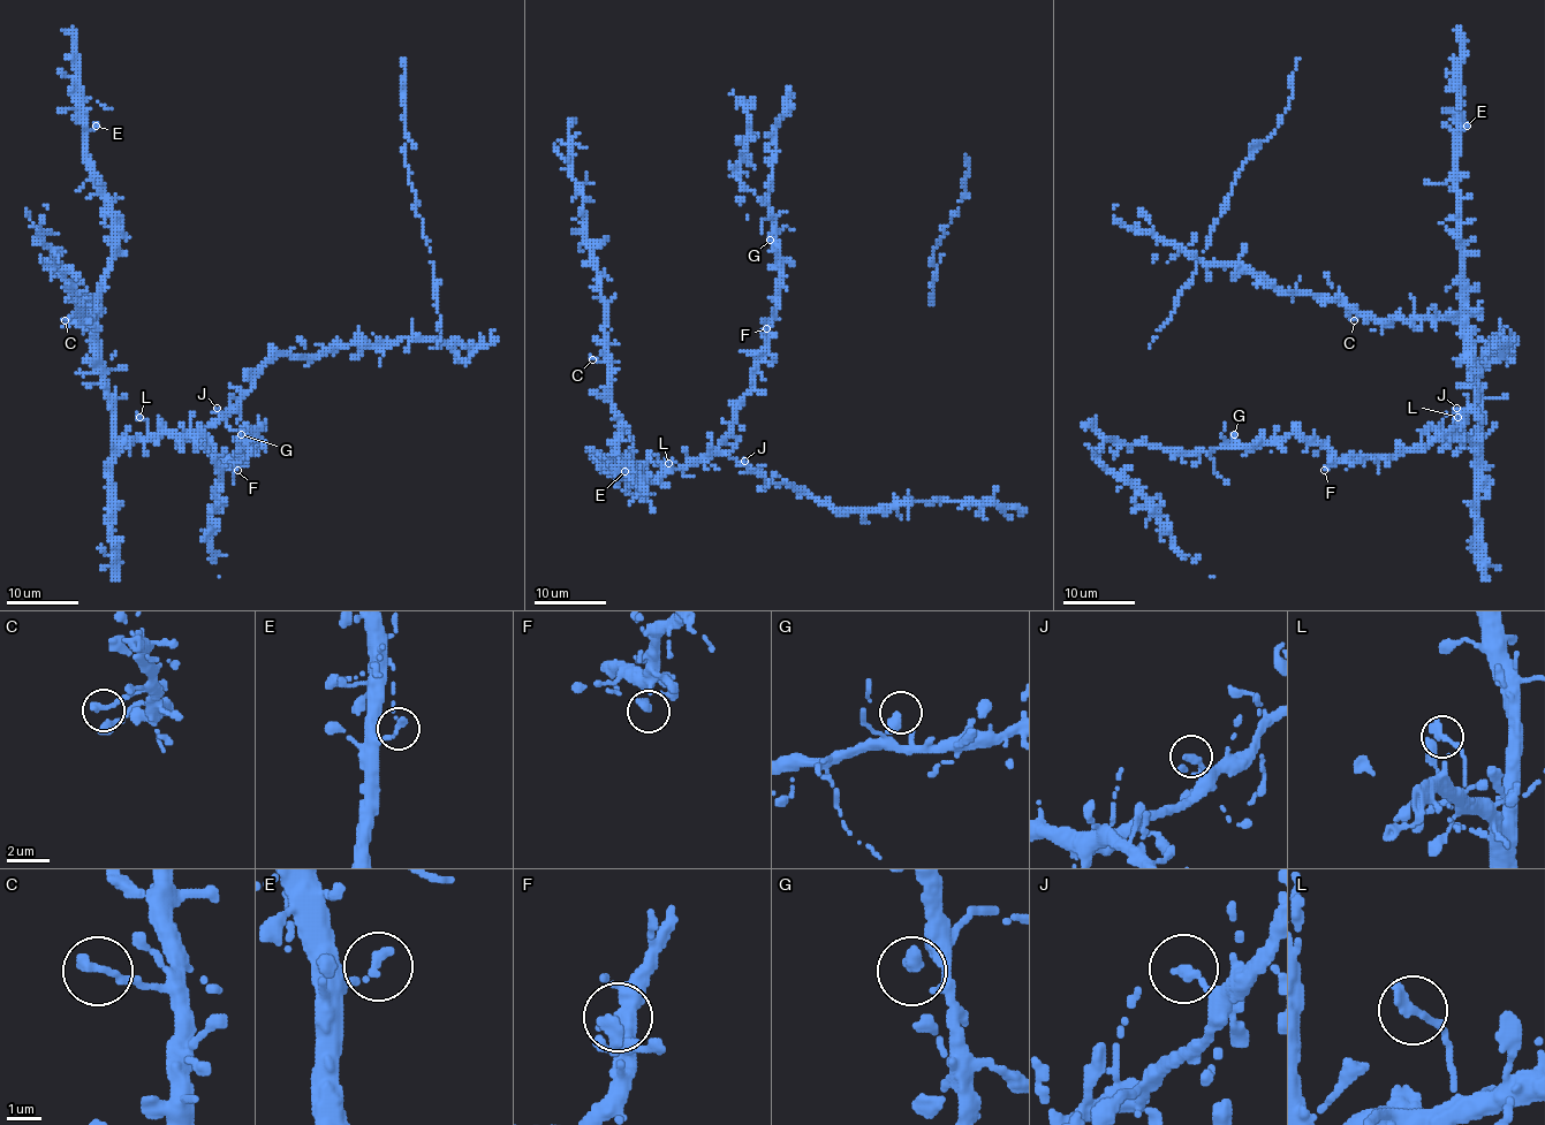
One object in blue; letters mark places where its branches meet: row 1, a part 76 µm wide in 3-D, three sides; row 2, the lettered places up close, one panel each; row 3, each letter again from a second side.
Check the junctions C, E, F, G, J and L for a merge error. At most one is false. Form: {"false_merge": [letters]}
{"false_merge": []}

